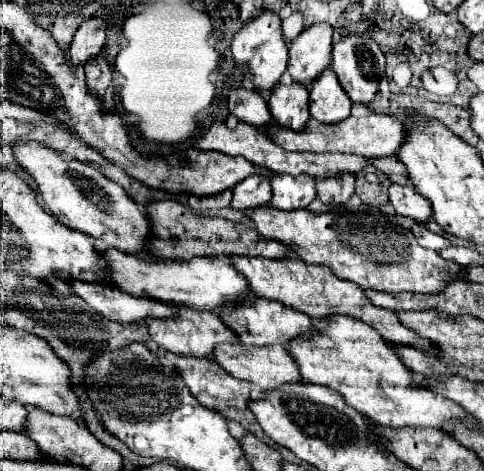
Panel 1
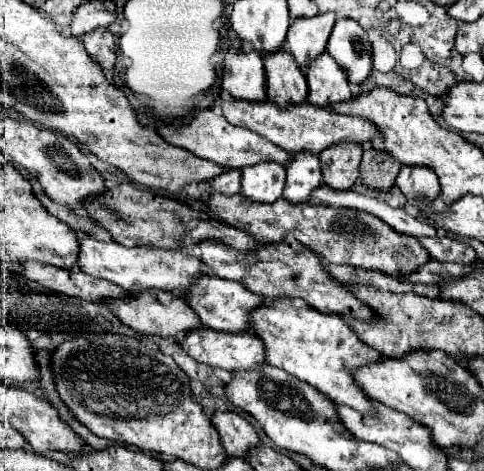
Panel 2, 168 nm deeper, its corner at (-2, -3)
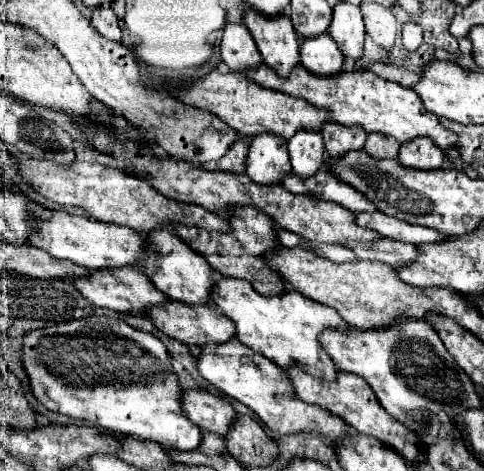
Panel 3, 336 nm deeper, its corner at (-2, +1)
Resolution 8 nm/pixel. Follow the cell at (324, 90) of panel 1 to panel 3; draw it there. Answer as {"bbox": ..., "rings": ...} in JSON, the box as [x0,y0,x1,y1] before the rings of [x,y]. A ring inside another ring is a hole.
{"bbox":[300,32,342,76],"rings":[[[322,32],[316,38],[302,38],[300,44],[300,62],[314,74],[330,76],[342,70],[342,52],[328,32]]]}

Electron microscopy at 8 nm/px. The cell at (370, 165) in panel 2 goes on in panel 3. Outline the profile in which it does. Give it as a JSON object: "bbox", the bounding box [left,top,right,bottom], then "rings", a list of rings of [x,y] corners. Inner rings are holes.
{"bbox":[364,134,400,158],"rings":[[[368,134],[368,140],[364,144],[364,150],[372,158],[396,158],[400,150],[400,142],[396,138],[390,138],[386,134]]]}

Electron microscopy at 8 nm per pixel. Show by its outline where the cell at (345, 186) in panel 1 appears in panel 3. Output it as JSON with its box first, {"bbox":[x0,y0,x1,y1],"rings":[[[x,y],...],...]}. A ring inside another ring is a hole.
{"bbox":[322,122,366,156],"rings":[[[326,122],[322,136],[330,156],[344,154],[348,150],[360,150],[366,142],[366,132],[362,126],[338,126],[338,122]]]}

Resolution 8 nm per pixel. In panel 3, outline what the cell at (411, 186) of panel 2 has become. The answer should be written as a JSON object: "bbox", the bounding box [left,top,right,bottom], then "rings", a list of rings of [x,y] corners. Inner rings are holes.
{"bbox":[398,136,444,170],"rings":[[[418,136],[418,138],[408,140],[400,146],[398,160],[410,168],[436,170],[436,168],[442,168],[444,152],[430,138]]]}

